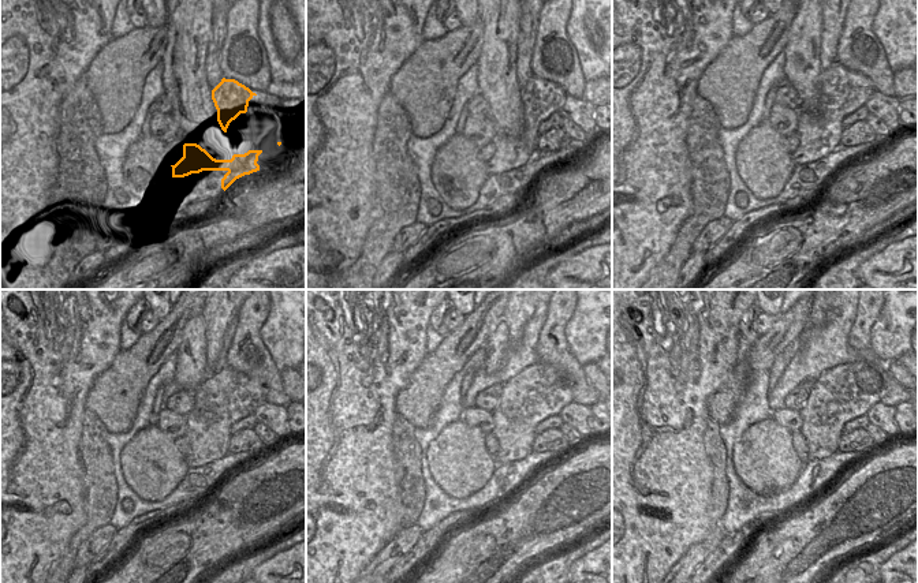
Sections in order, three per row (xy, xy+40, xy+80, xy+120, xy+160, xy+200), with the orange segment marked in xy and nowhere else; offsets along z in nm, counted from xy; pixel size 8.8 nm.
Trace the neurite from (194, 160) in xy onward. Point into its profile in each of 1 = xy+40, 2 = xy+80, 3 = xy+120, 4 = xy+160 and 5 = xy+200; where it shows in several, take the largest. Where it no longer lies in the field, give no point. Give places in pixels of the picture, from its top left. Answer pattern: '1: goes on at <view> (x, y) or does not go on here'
1: goes on at xy+40 (540, 97)
2: goes on at xy+80 (840, 92)
3: goes on at xy+120 (226, 396)
4: goes on at xy+160 (537, 392)
5: goes on at xy+200 (847, 391)

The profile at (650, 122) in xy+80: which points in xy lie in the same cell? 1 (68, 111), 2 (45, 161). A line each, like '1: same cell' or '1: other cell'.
1: other cell
2: same cell

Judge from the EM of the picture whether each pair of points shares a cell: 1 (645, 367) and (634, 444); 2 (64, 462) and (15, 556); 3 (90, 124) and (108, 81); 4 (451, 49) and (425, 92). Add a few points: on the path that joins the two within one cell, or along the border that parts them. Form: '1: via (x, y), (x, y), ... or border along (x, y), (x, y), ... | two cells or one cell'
1: via (634, 387), (634, 425) | one cell
2: via (64, 489), (74, 512), (55, 516), (43, 529) | one cell
3: border along (85, 77), (85, 82), (99, 109), (103, 133) | two cells
4: via (446, 60), (444, 66), (429, 81) | one cell

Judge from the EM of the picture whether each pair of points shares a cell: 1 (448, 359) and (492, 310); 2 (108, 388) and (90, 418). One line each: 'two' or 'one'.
1: one
2: two

